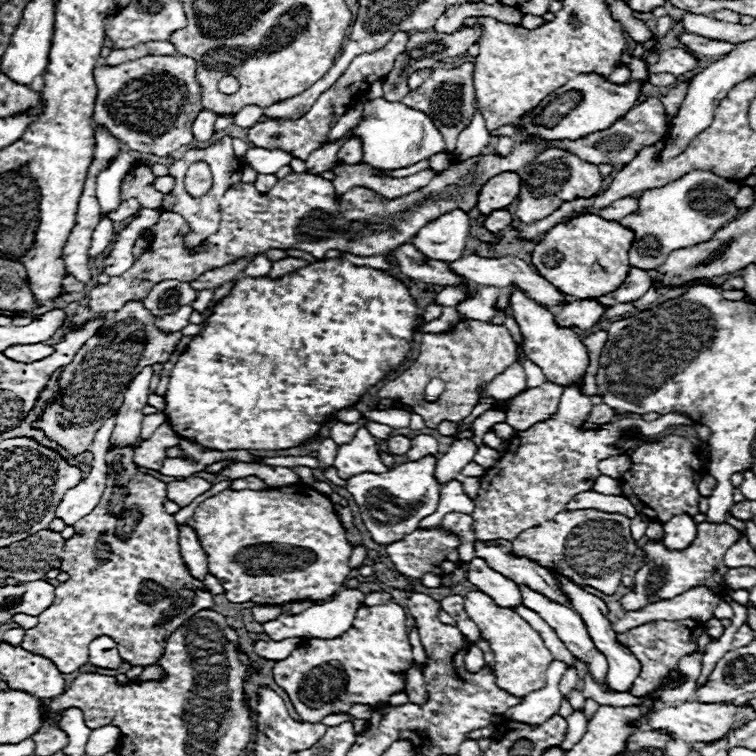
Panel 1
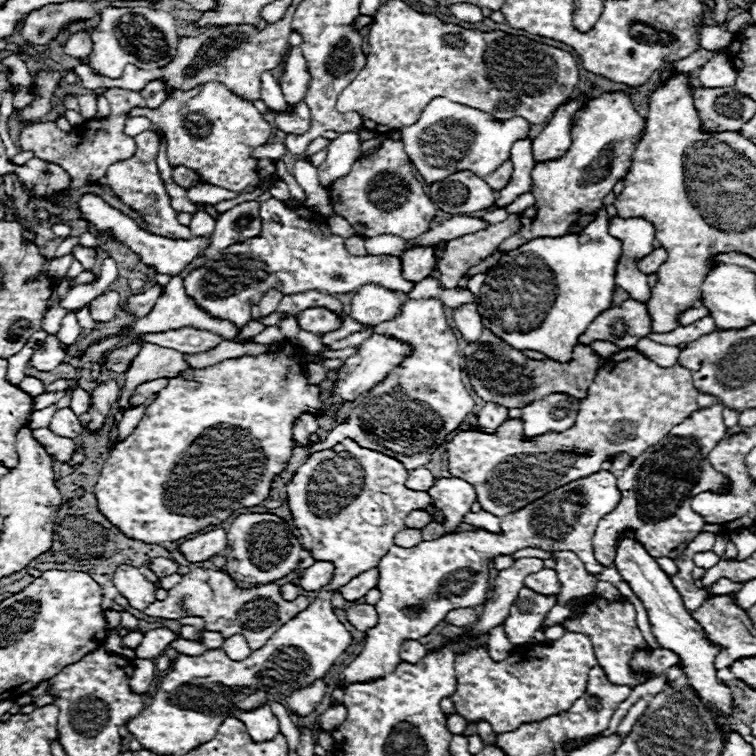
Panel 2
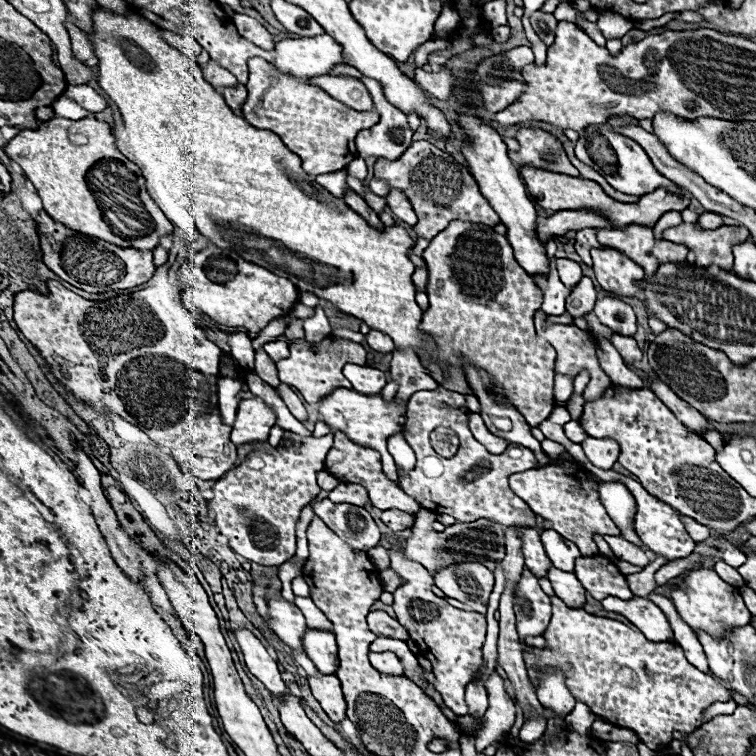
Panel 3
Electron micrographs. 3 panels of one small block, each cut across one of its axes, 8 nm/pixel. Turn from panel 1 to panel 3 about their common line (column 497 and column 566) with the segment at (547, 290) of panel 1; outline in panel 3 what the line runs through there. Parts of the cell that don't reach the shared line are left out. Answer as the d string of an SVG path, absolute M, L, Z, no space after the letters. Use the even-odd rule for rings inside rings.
M558 258L558 260L556 260L556 268L558 268L558 274L560 274L560 280L562 280L564 286L568 286L568 288L576 286L576 280L582 278L582 268L580 268L580 264L574 262L574 260Z

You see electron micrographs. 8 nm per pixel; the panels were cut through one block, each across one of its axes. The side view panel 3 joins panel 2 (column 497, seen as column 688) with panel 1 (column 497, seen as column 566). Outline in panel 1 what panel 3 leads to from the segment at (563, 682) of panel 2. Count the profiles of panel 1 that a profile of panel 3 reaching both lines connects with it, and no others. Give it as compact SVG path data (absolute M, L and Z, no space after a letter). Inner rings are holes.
M480 590L466 594L464 610L476 622L482 640L486 640L488 648L494 652L496 684L500 688L512 696L526 696L546 684L546 668L552 662L552 654L544 646L540 634L532 630L526 620L522 620L514 610L496 606L496 602Z

